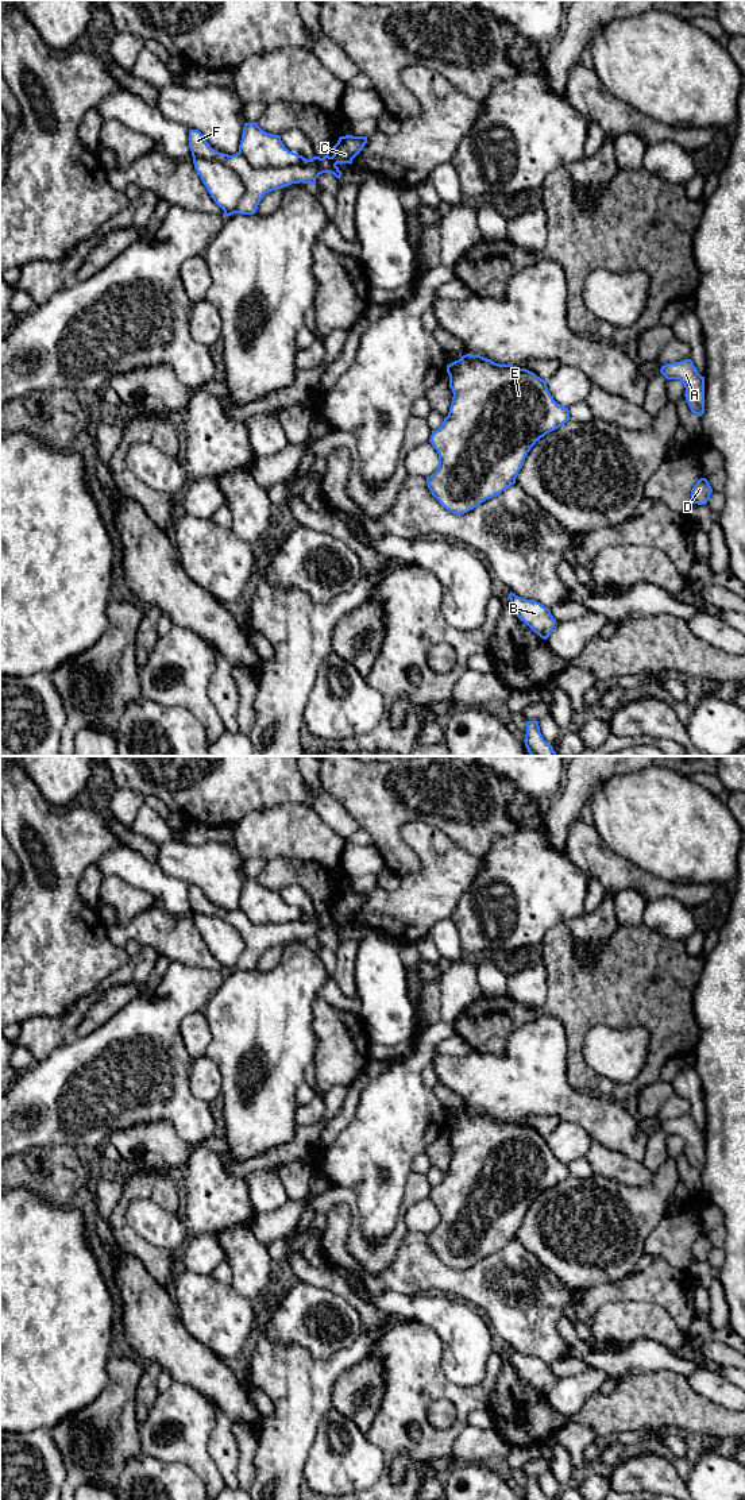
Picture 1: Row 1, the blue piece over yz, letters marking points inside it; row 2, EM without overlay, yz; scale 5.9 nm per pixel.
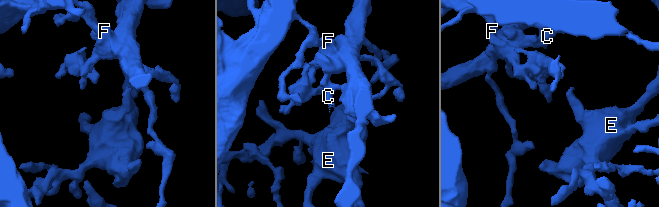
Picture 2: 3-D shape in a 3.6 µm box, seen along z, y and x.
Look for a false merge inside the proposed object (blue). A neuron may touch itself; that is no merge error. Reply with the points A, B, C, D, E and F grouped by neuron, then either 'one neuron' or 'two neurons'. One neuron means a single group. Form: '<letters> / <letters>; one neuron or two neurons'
A E / B C D F; two neurons

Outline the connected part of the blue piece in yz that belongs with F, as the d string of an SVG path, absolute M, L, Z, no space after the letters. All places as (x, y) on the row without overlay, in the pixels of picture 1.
M198 886L189 887L189 905L192 913L217 915L233 925L243 936L246 948L235 967L240 971L256 969L258 961L263 952L275 945L282 945L292 940L310 940L314 941L316 934L323 929L331 929L340 936L341 928L337 919L352 919L352 915L363 906L367 899L367 892L340 892L337 899L332 903L333 911L323 913L321 918L313 922L279 922L254 925L247 915L236 909L228 911L212 905L204 891Z

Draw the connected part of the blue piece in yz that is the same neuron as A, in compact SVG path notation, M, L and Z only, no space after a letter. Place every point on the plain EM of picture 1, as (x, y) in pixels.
M691 1115L667 1119L660 1129L667 1135L679 1135L686 1144L686 1157L692 1169L699 1173L705 1169L705 1133L702 1133Z

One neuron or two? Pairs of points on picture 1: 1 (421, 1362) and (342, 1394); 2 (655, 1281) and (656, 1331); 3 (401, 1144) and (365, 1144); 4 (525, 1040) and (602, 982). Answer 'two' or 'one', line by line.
1: two
2: two
3: one
4: two

